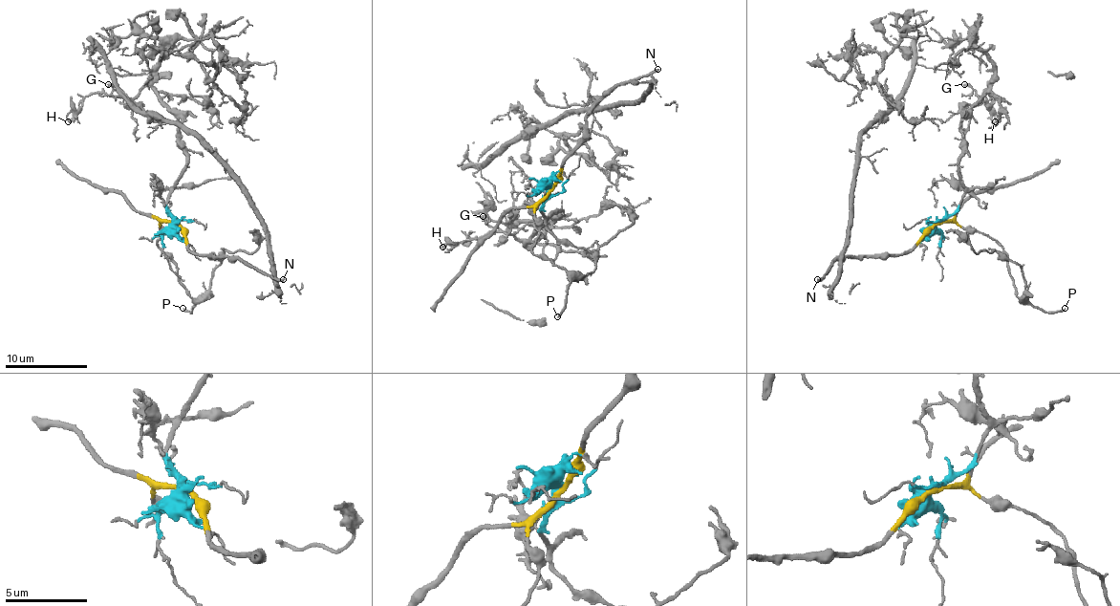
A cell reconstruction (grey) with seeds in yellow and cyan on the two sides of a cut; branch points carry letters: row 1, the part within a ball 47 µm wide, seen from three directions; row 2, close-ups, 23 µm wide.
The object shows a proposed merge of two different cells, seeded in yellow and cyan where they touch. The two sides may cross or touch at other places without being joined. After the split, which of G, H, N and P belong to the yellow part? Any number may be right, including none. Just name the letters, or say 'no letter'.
N, P

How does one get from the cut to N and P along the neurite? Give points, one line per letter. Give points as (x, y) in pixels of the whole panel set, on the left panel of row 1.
N: (175, 224), (185, 245), (198, 254), (236, 256), (284, 279)
P: (175, 224), (161, 224), (164, 232), (157, 242), (175, 265), (182, 285), (191, 297), (191, 312), (183, 308)

